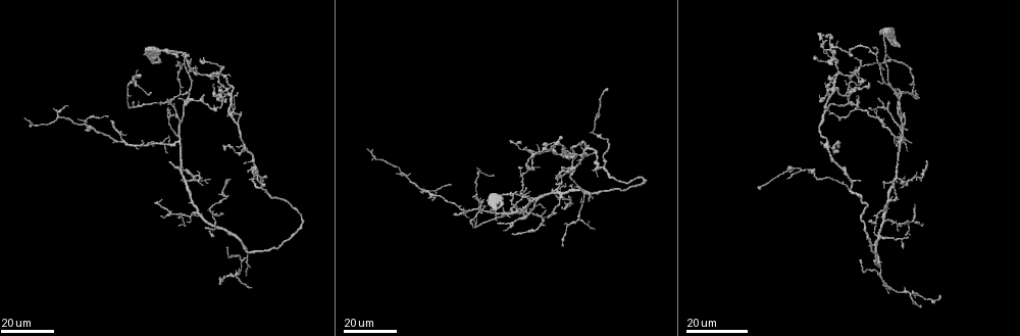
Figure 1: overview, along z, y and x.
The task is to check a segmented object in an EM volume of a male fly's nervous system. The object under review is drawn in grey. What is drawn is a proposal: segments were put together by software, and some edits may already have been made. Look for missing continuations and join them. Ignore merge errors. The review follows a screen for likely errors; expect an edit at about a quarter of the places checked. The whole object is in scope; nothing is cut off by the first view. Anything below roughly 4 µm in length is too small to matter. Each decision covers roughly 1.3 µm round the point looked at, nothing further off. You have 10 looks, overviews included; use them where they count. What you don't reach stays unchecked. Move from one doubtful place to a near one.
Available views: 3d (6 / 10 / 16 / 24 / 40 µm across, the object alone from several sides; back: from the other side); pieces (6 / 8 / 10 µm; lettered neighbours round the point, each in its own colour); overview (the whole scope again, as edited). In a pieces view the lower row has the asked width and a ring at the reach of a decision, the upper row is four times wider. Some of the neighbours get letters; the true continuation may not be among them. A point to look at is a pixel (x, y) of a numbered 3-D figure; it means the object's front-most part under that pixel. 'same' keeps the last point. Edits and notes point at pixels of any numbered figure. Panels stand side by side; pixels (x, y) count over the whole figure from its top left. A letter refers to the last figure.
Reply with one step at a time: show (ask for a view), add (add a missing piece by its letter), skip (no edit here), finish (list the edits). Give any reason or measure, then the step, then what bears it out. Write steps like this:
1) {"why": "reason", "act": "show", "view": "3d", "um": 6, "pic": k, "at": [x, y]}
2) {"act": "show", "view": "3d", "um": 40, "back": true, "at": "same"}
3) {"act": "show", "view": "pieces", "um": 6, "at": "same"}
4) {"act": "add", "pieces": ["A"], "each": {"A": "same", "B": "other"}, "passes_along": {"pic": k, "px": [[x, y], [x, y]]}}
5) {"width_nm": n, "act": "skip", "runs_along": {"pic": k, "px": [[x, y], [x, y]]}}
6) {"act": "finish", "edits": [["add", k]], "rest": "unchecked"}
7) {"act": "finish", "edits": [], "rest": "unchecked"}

{"why": "an open end", "act": "show", "view": "3d", "um": 24, "pic": 1, "at": [395, 173]}

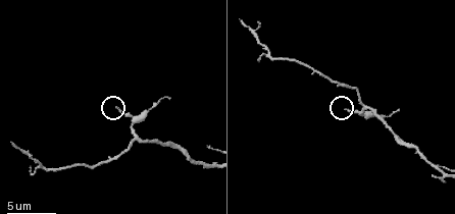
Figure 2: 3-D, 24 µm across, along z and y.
{"act": "show", "view": "pieces", "um": 8, "pic": 2, "at": [347, 108]}

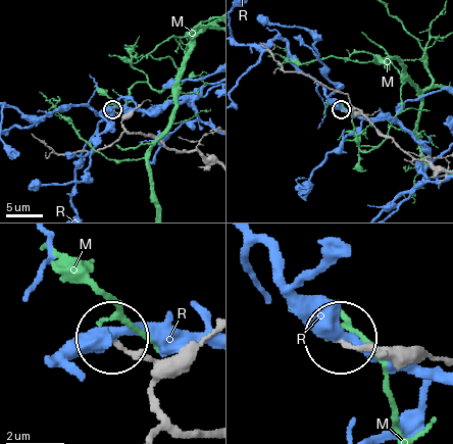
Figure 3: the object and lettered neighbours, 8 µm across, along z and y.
{"act": "skip", "each": {"M": "other", "R": "other"}, "found": "none of them fits"}

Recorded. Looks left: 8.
{"why": "branch stops here", "act": "show", "view": "3d", "um": 16, "pic": 1, "at": [171, 160]}

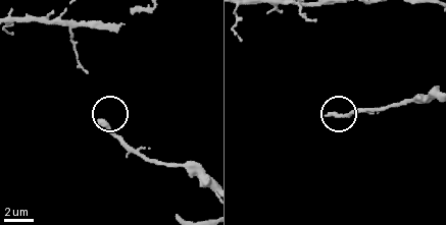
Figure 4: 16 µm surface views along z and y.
{"why": "what lies round it", "act": "show", "view": "pieces", "um": 10, "pic": 4, "at": [101, 123]}

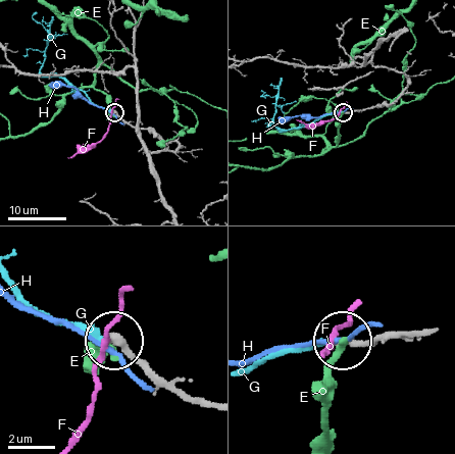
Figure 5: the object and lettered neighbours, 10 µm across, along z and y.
{"act": "add", "pieces": ["G"], "each": {"E": "other", "F": "other", "G": "same", "H": "other"}, "passes_along": {"pic": 5, "px": [[397, 330], [363, 342], [288, 348], [247, 371]]}, "found": "the neuron continues"}

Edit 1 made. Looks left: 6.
{"why": "long arm stops here", "act": "show", "view": "3d", "um": 16, "pic": 1, "at": [915, 203]}

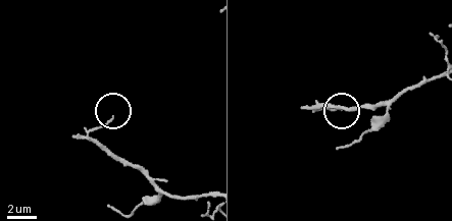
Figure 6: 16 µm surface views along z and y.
{"act": "show", "view": "pieces", "um": 8, "pic": 6, "at": [113, 117]}

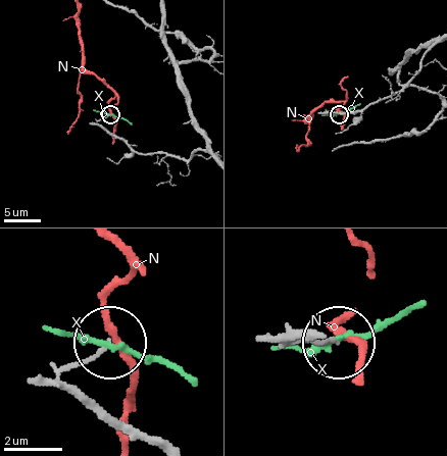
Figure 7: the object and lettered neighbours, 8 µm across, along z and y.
{"act": "skip", "each": {"N": "other", "X": "other"}, "found": "none of them fits"}

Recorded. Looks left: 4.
{"why": "branch stops here", "act": "show", "view": "3d", "um": 24, "pic": 1, "at": [888, 100]}

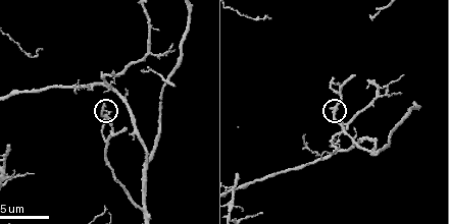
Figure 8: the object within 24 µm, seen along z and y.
{"why": "what lies round it", "act": "show", "view": "pieces", "um": 8, "at": "same"}

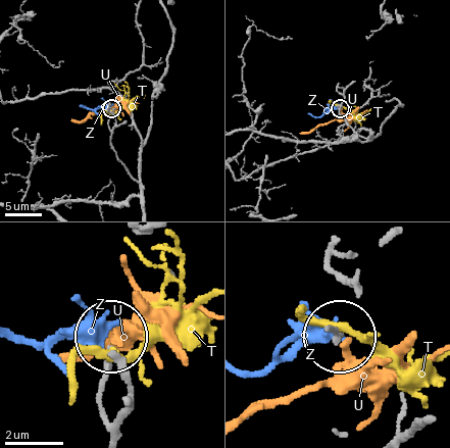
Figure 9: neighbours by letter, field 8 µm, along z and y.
{"width_nm": 200, "act": "skip", "each": {"T": "other", "U": "other", "Z": "other"}, "found": "no lettered piece goes on from it"}

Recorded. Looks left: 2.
{"why": "free end", "act": "show", "view": "pieces", "um": 6, "pic": 8, "at": [7, 146]}

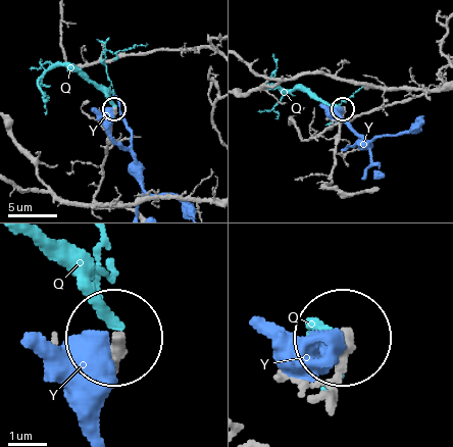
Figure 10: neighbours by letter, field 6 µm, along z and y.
{"act": "skip", "each": {"Q": "other", "Y": "other"}, "found": "none of them fits"}

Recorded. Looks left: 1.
{"act": "finish", "edits": [["add", 5]], "rest": "unchecked"}

